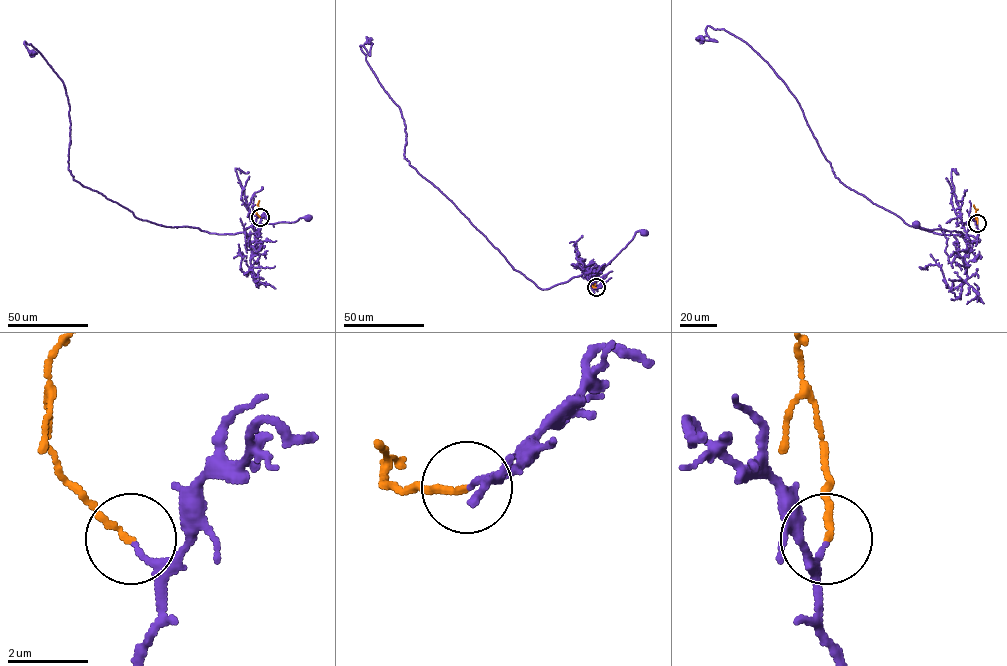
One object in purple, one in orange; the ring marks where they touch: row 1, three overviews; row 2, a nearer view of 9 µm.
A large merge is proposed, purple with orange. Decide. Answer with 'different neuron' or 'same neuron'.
same neuron

